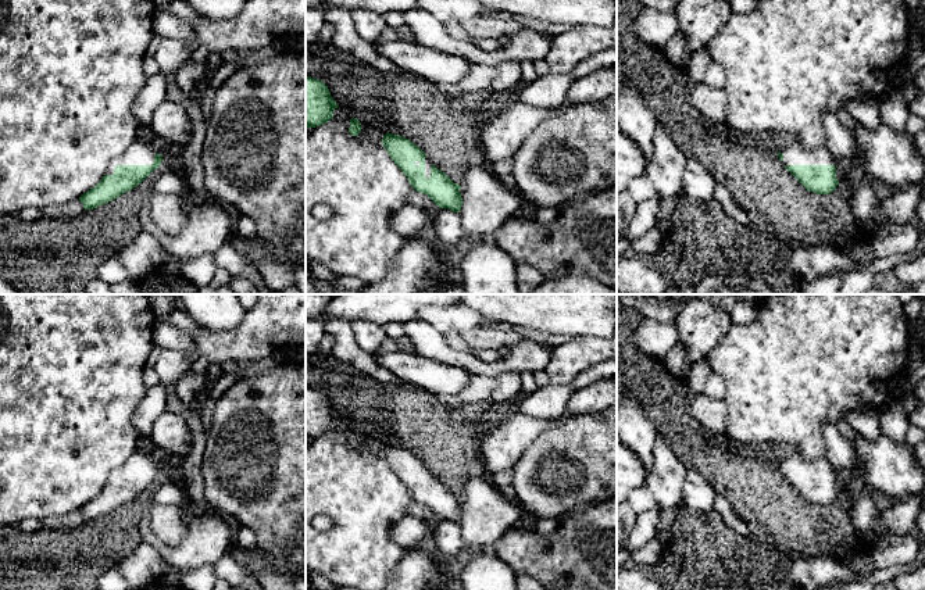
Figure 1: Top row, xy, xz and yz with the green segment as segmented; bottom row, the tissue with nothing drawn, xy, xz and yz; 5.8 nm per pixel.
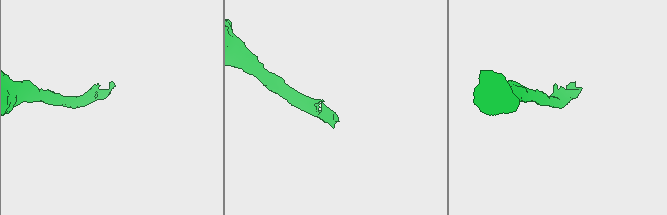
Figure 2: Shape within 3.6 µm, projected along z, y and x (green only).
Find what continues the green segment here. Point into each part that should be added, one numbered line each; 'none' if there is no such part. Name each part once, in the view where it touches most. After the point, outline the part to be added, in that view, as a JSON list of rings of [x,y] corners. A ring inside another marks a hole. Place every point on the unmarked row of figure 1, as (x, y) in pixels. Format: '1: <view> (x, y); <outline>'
1: xy (139, 464); [[[135,450],[122,465],[110,472],[106,486],[112,486],[117,476],[151,476],[156,465],[149,454]]]

